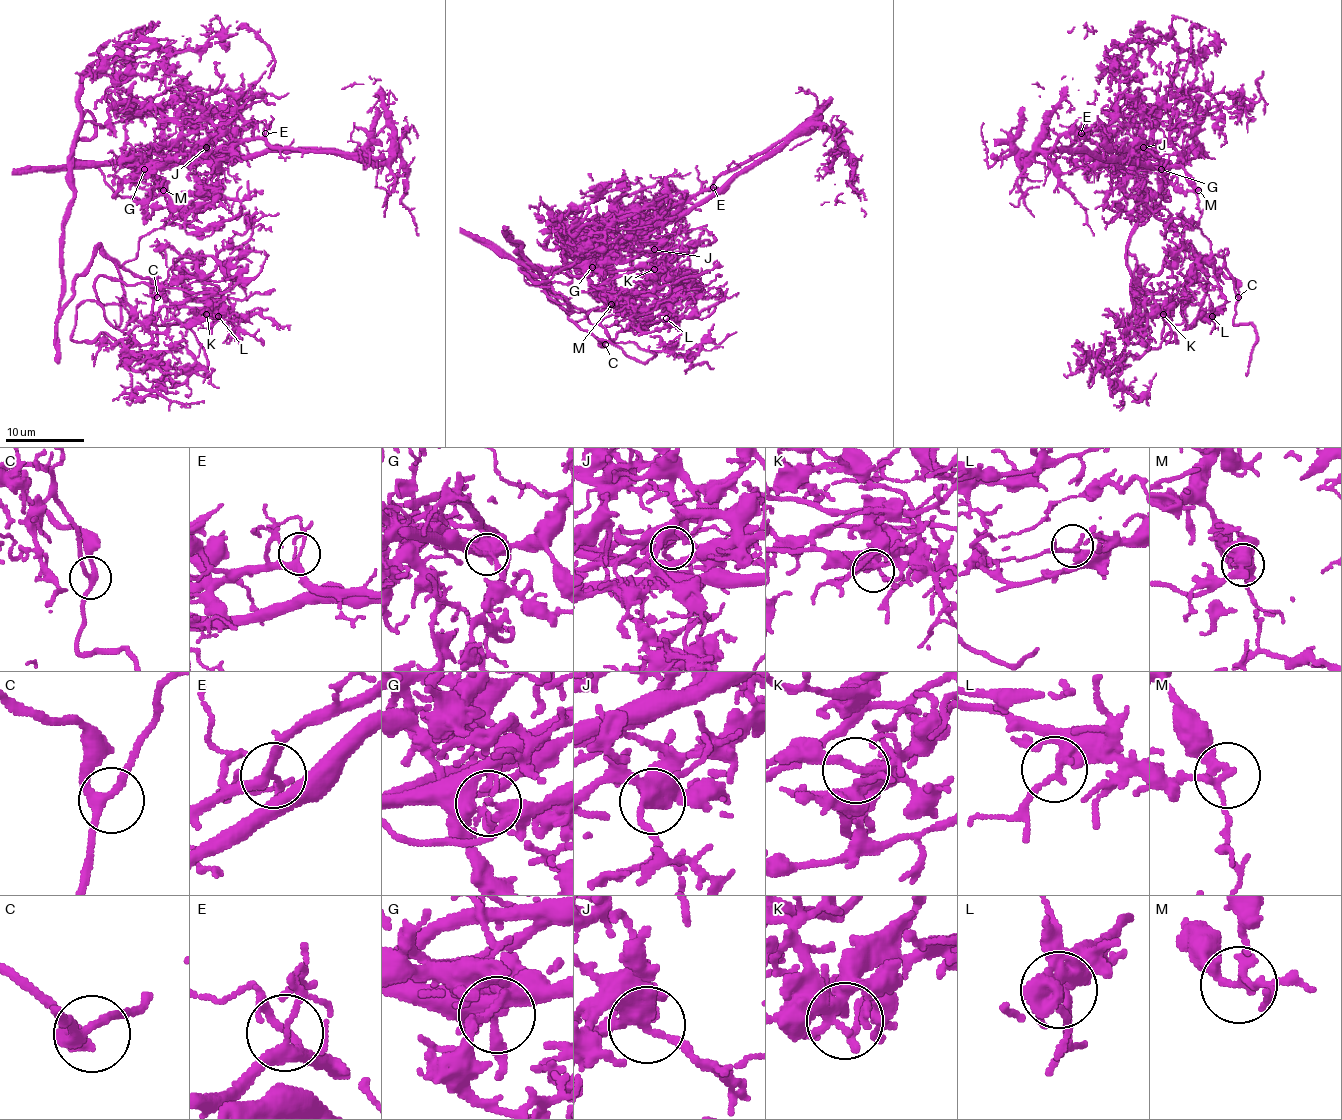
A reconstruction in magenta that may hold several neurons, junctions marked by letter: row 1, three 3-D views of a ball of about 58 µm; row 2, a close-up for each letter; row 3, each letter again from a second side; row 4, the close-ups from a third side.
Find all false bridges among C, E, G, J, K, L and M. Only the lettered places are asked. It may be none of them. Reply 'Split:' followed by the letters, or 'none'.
Split: G, M

